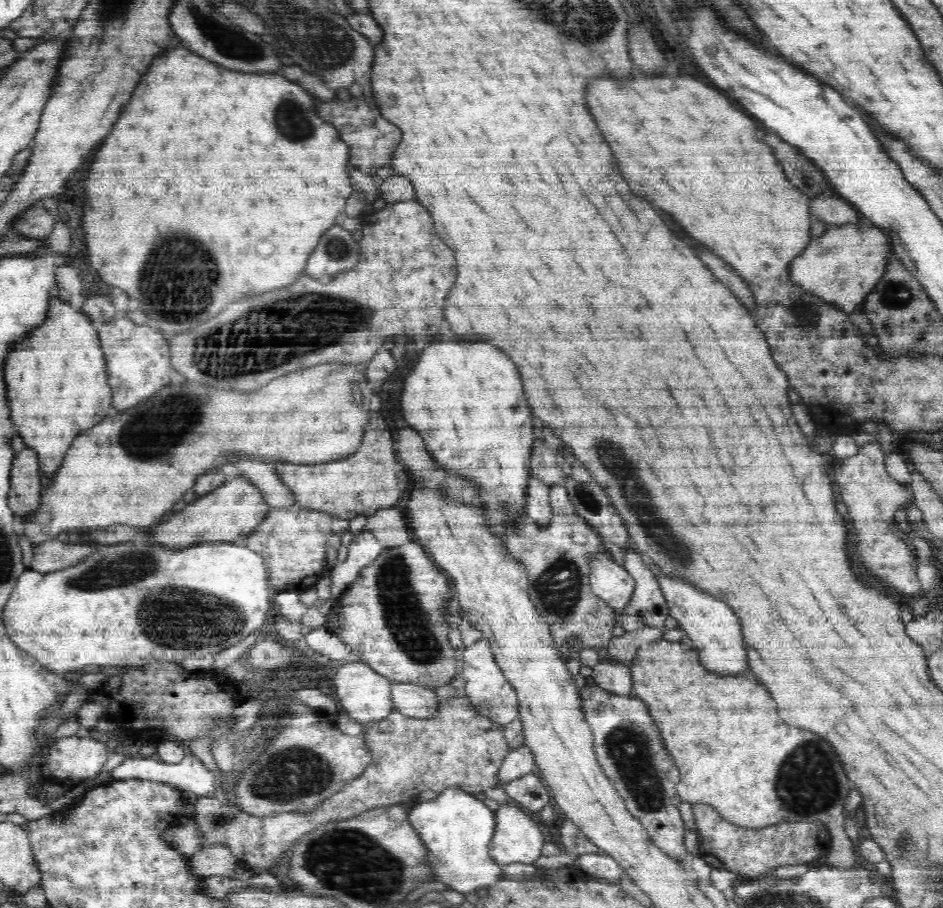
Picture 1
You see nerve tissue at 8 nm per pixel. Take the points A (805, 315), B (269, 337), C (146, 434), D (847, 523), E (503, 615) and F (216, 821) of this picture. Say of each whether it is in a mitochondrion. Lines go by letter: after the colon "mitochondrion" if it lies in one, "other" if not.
A: mitochondrion
B: mitochondrion
C: mitochondrion
D: other
E: other
F: mitochondrion

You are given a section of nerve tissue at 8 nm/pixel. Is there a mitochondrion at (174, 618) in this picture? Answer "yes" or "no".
yes

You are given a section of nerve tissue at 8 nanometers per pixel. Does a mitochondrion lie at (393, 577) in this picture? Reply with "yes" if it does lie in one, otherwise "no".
yes

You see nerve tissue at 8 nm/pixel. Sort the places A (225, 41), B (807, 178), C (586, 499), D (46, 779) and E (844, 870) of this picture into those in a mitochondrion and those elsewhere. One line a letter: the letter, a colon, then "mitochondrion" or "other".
A: mitochondrion
B: mitochondrion
C: mitochondrion
D: other
E: other

